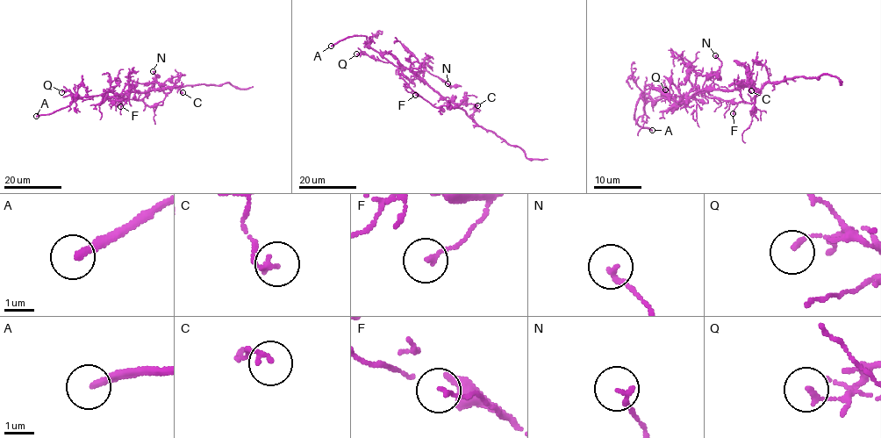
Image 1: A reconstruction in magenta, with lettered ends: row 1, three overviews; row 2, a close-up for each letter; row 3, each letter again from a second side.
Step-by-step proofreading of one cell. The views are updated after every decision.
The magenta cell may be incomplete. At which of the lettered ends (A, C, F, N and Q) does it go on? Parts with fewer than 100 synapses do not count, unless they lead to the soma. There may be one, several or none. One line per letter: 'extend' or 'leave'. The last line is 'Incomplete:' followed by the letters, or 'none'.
A: extend
C: leave
F: leave
N: leave
Q: leave
Incomplete: A

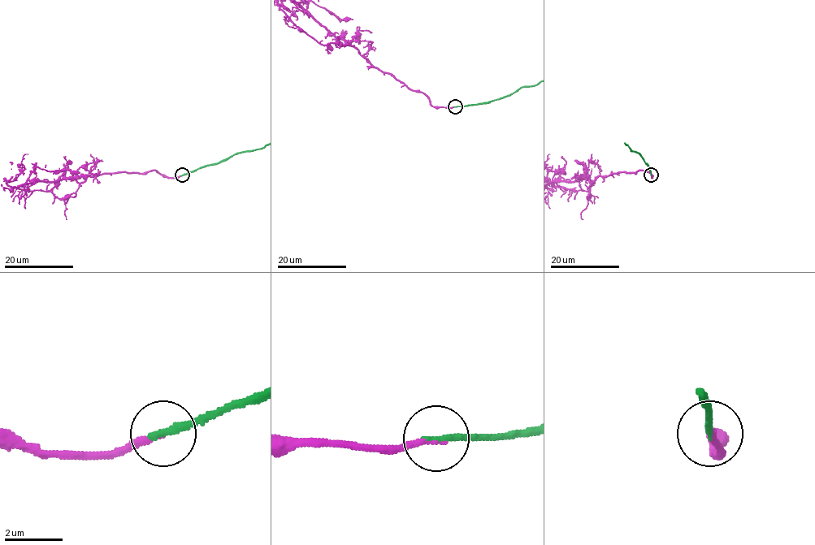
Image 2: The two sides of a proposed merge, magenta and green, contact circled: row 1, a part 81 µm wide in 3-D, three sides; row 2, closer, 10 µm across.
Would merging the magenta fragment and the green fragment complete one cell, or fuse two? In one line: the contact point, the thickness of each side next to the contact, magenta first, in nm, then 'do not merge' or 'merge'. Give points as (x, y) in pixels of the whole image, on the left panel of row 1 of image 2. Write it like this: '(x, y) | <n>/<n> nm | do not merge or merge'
(182, 175) | 180/280 nm | merge

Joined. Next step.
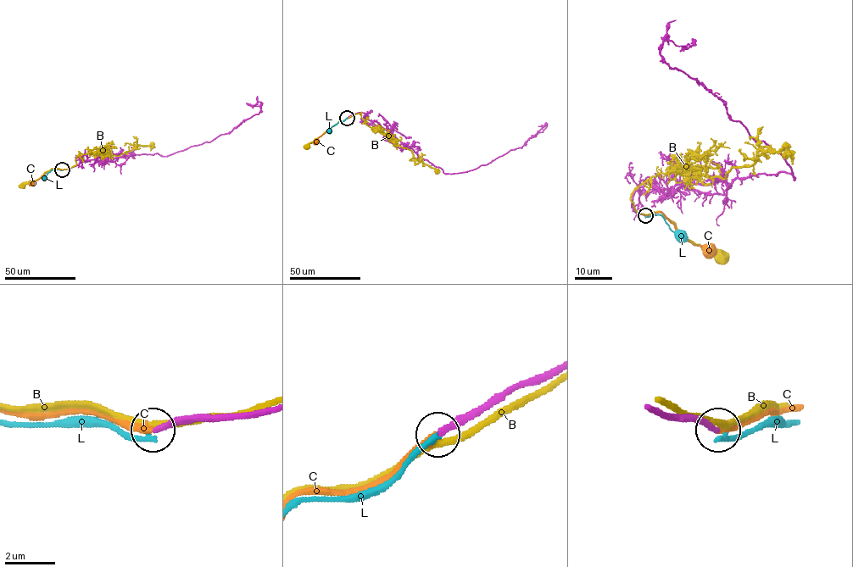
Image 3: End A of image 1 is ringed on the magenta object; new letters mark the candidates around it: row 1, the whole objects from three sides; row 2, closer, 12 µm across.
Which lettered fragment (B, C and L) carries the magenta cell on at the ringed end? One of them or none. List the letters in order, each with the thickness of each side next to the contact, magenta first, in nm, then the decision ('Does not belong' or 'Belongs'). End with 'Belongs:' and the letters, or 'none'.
B: Thickness 280 nm (magenta) against 280 nm. Does not belong
C: Thickness 240 nm (magenta) against 320 nm. Belongs
L: Thickness 240 nm (magenta) against 200 nm. Does not belong
Belongs: C

